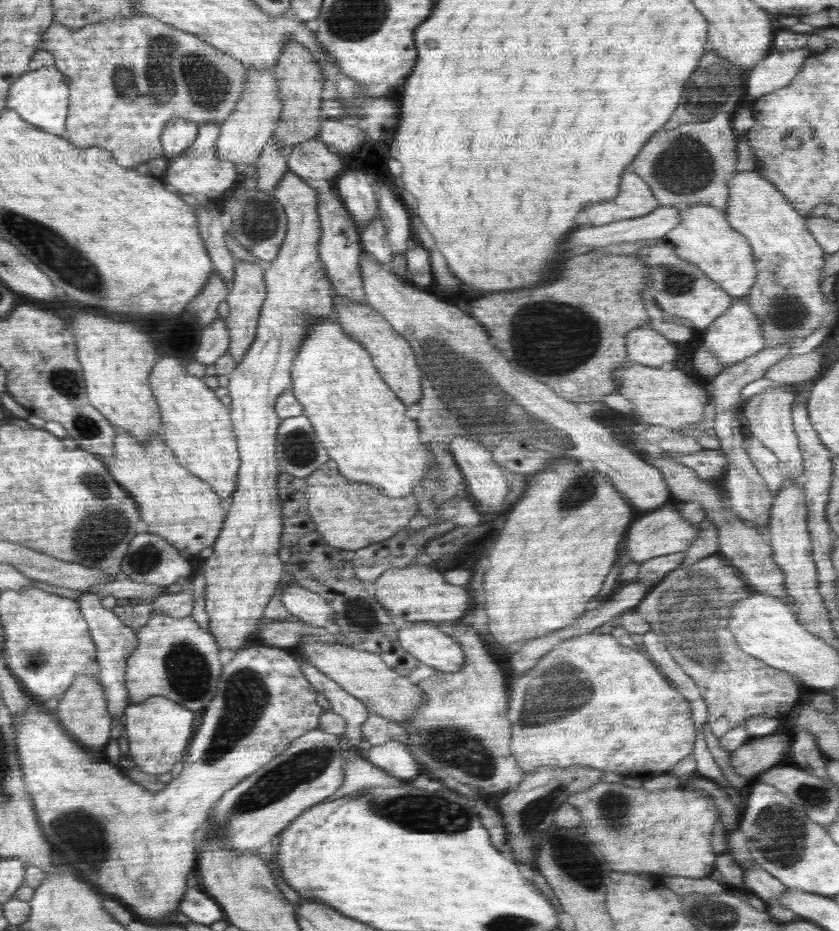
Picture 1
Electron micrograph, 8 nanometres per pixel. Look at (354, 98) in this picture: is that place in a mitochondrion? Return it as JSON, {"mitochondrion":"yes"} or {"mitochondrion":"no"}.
{"mitochondrion":"yes"}

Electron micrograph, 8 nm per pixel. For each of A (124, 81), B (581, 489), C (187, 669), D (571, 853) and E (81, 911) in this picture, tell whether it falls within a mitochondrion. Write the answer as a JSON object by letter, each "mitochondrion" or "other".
{"A":"mitochondrion","B":"mitochondrion","C":"mitochondrion","D":"mitochondrion","E":"other"}

